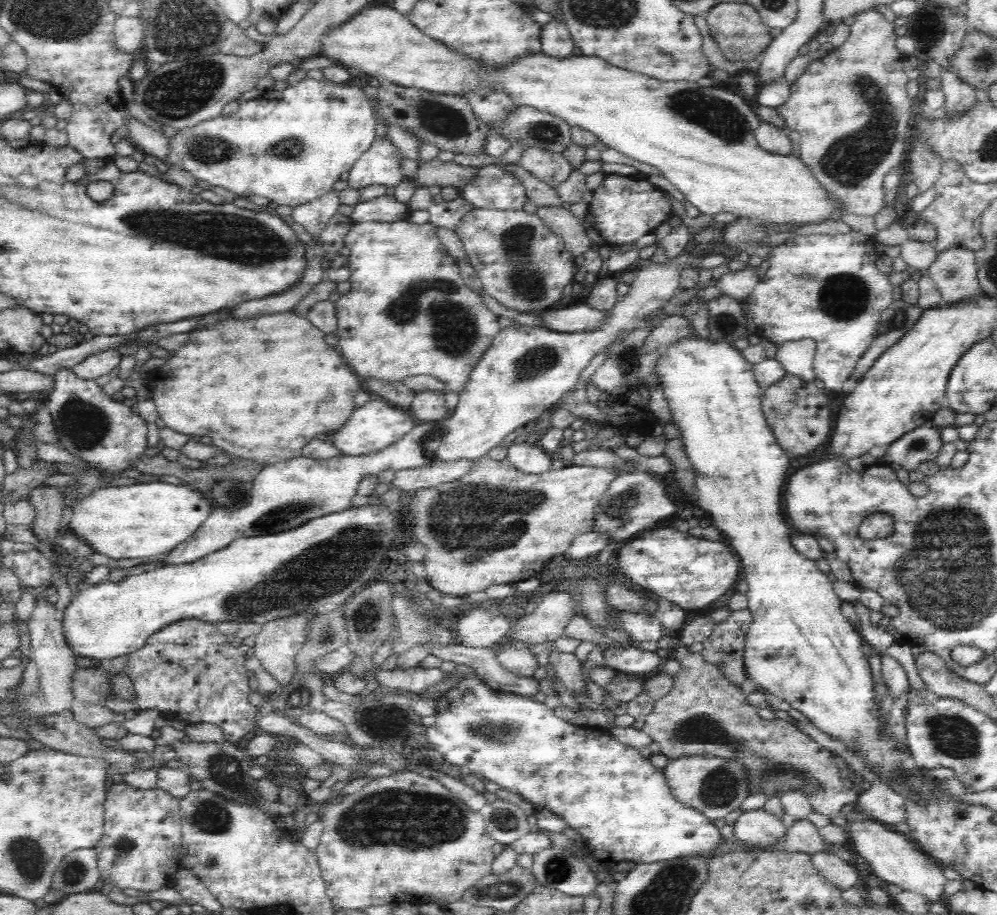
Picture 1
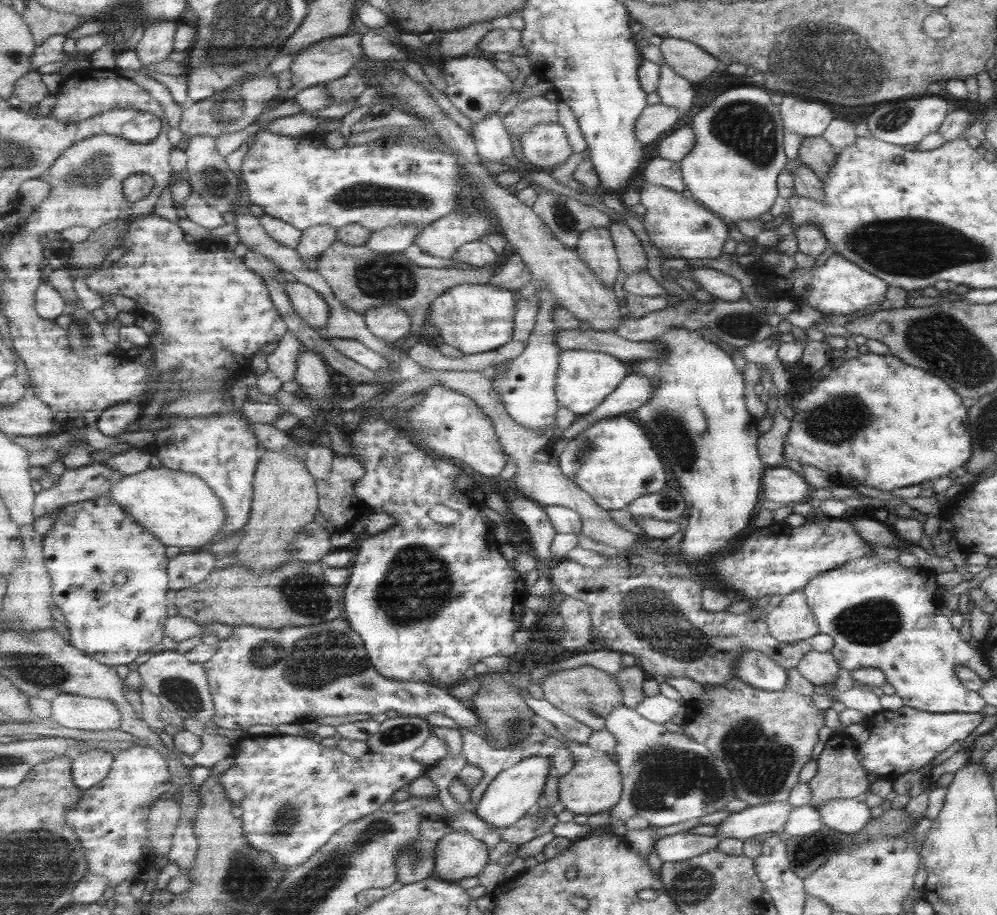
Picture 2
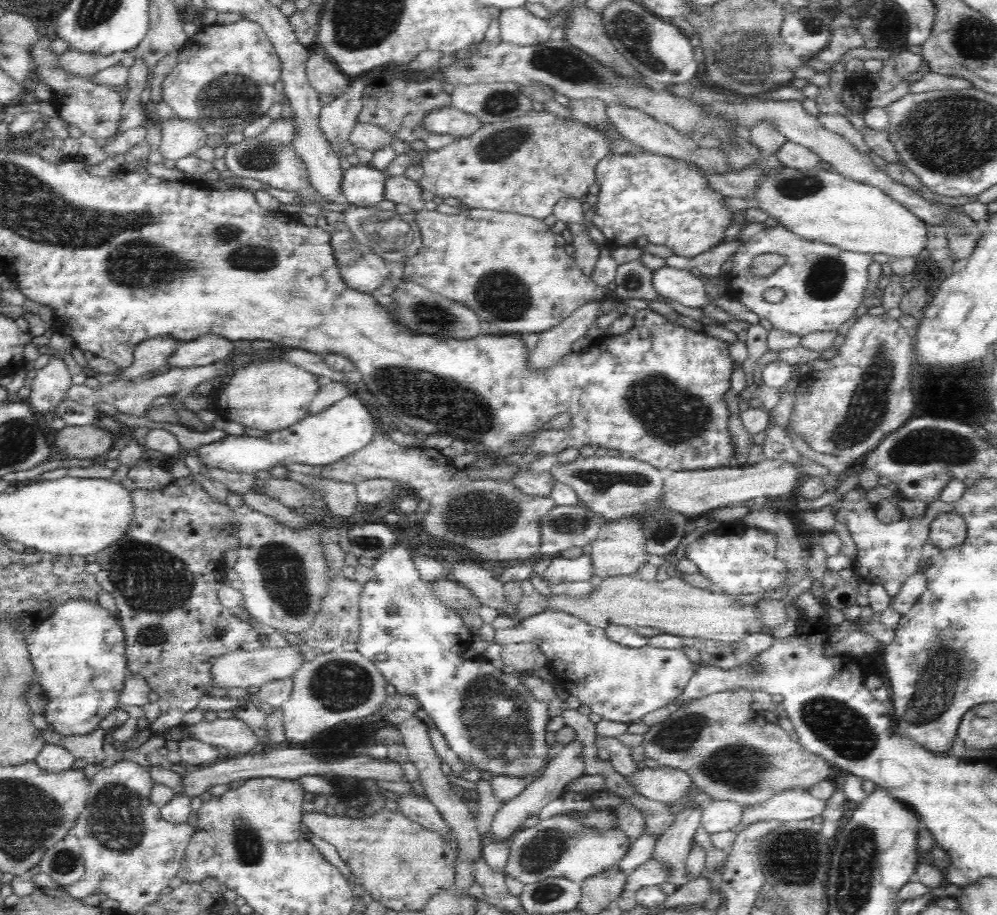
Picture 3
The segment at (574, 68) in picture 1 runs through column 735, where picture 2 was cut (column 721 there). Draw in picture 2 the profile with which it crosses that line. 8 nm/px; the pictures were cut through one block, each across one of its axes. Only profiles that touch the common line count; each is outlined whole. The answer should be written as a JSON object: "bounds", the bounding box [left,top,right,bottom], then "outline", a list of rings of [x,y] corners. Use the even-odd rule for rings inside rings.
{"bounds":[678,86,787,222],"outline":[[[744,86],[728,89],[713,98],[705,108],[695,114],[688,126],[693,130],[693,147],[678,162],[684,193],[694,201],[703,203],[710,212],[719,214],[731,222],[757,219],[768,212],[777,198],[776,177],[787,166],[783,153],[782,128],[778,106],[771,104],[770,93],[761,86]]]}

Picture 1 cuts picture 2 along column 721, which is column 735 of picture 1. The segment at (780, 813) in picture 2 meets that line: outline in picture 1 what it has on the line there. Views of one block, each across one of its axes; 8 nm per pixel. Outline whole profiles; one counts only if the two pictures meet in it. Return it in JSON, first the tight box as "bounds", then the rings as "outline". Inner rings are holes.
{"bounds":[732,809,785,847],"outline":[[[763,809],[743,812],[732,827],[736,840],[760,847],[767,847],[785,833],[780,819]]]}

